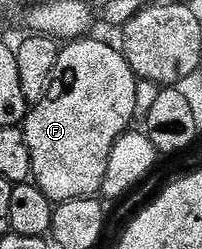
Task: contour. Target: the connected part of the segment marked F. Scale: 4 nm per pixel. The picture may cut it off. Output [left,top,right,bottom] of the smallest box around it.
[22,38,138,205]

